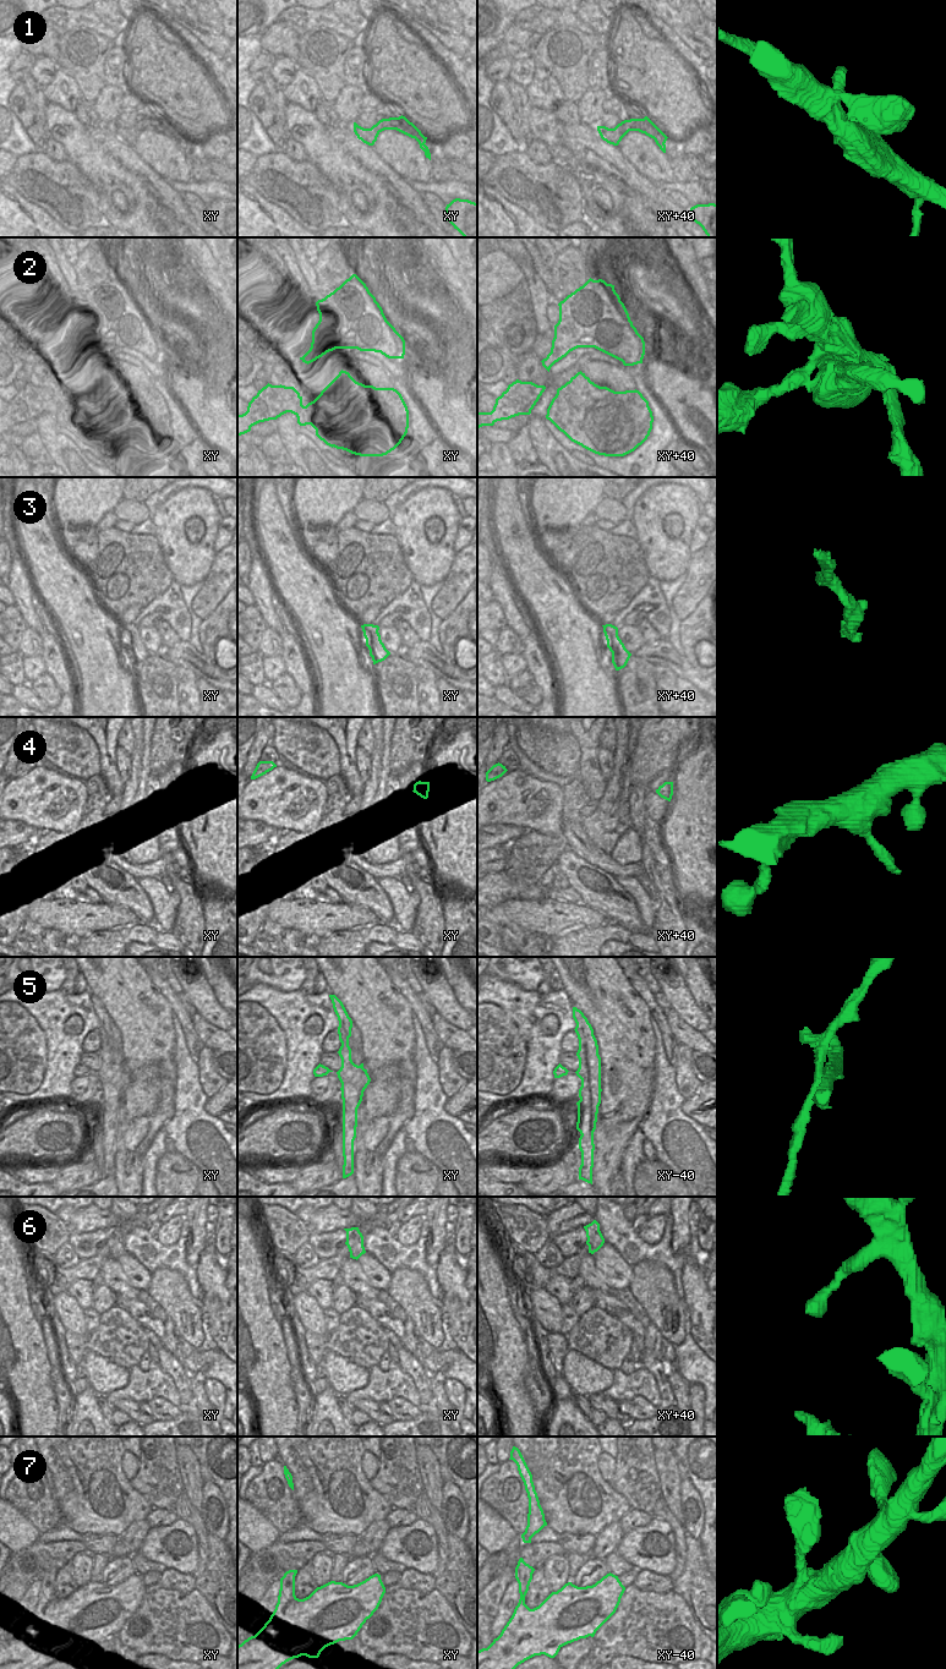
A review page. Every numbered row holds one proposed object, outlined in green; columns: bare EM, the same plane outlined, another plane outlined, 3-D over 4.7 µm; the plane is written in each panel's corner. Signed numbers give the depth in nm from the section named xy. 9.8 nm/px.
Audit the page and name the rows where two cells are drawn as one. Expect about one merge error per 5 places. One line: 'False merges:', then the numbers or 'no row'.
False merges: 1, 2, 5

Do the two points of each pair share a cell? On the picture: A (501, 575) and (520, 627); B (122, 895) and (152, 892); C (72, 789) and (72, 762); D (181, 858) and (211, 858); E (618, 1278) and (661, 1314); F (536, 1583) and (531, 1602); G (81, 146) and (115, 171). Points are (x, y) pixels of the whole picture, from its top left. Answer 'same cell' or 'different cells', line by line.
A: same cell
B: different cells
C: different cells
D: different cells
E: different cells
F: same cell
G: same cell

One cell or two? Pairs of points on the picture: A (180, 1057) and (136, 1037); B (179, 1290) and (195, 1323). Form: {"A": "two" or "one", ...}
{"A": "two", "B": "one"}

